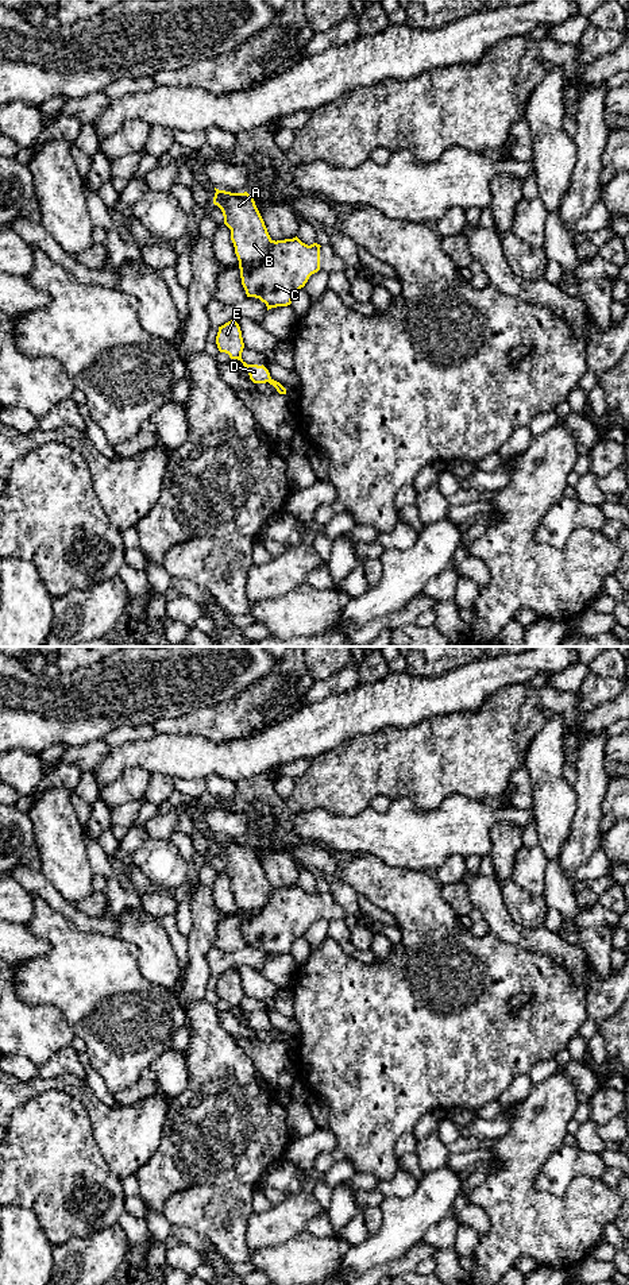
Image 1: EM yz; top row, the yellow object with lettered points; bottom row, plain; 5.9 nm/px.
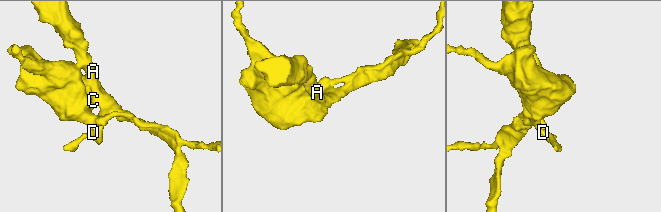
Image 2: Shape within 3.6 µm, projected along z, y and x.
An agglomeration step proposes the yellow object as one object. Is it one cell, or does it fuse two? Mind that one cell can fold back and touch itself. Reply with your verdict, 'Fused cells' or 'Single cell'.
Fused cells

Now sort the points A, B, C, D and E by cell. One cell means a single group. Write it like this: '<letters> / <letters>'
A B / C D E

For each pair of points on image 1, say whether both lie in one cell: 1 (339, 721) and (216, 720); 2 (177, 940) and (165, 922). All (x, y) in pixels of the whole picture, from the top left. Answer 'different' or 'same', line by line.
1: different
2: same

